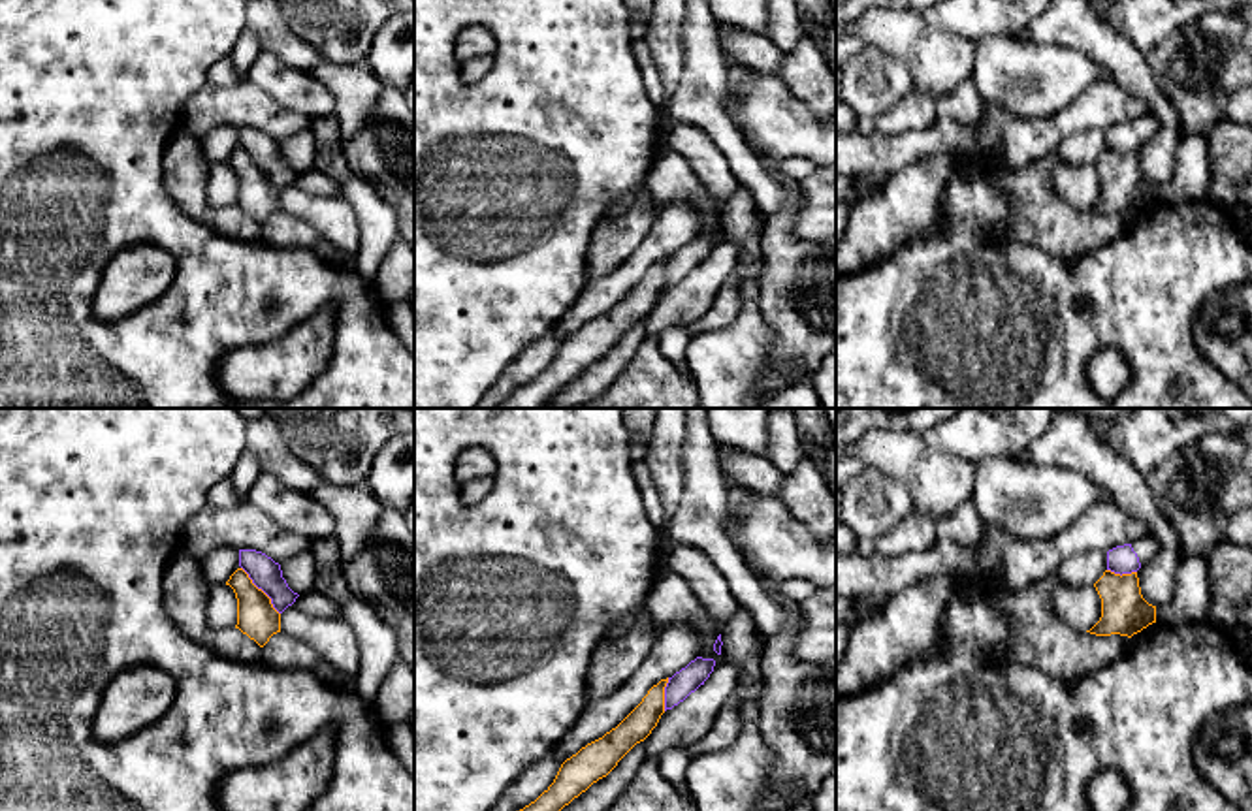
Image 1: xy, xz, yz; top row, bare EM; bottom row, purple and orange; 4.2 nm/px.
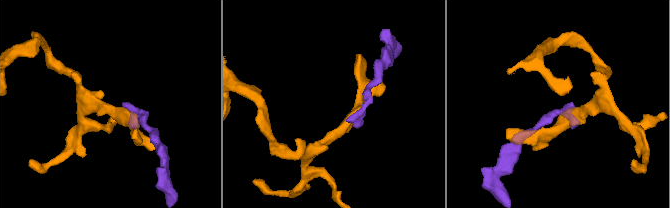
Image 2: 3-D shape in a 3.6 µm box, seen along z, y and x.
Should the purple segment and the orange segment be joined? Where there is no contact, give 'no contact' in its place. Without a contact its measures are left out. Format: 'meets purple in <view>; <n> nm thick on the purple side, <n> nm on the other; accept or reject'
meets purple in xy; 140 nm thick on the purple side, 170 nm on the other; reject

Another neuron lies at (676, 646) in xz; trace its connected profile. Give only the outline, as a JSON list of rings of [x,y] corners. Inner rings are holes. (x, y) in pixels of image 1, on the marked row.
[[[682,621],[661,630],[651,651],[616,692],[587,702],[578,723],[555,745],[555,756],[565,762],[587,743],[616,728],[661,679],[672,677],[698,657],[698,630]]]

